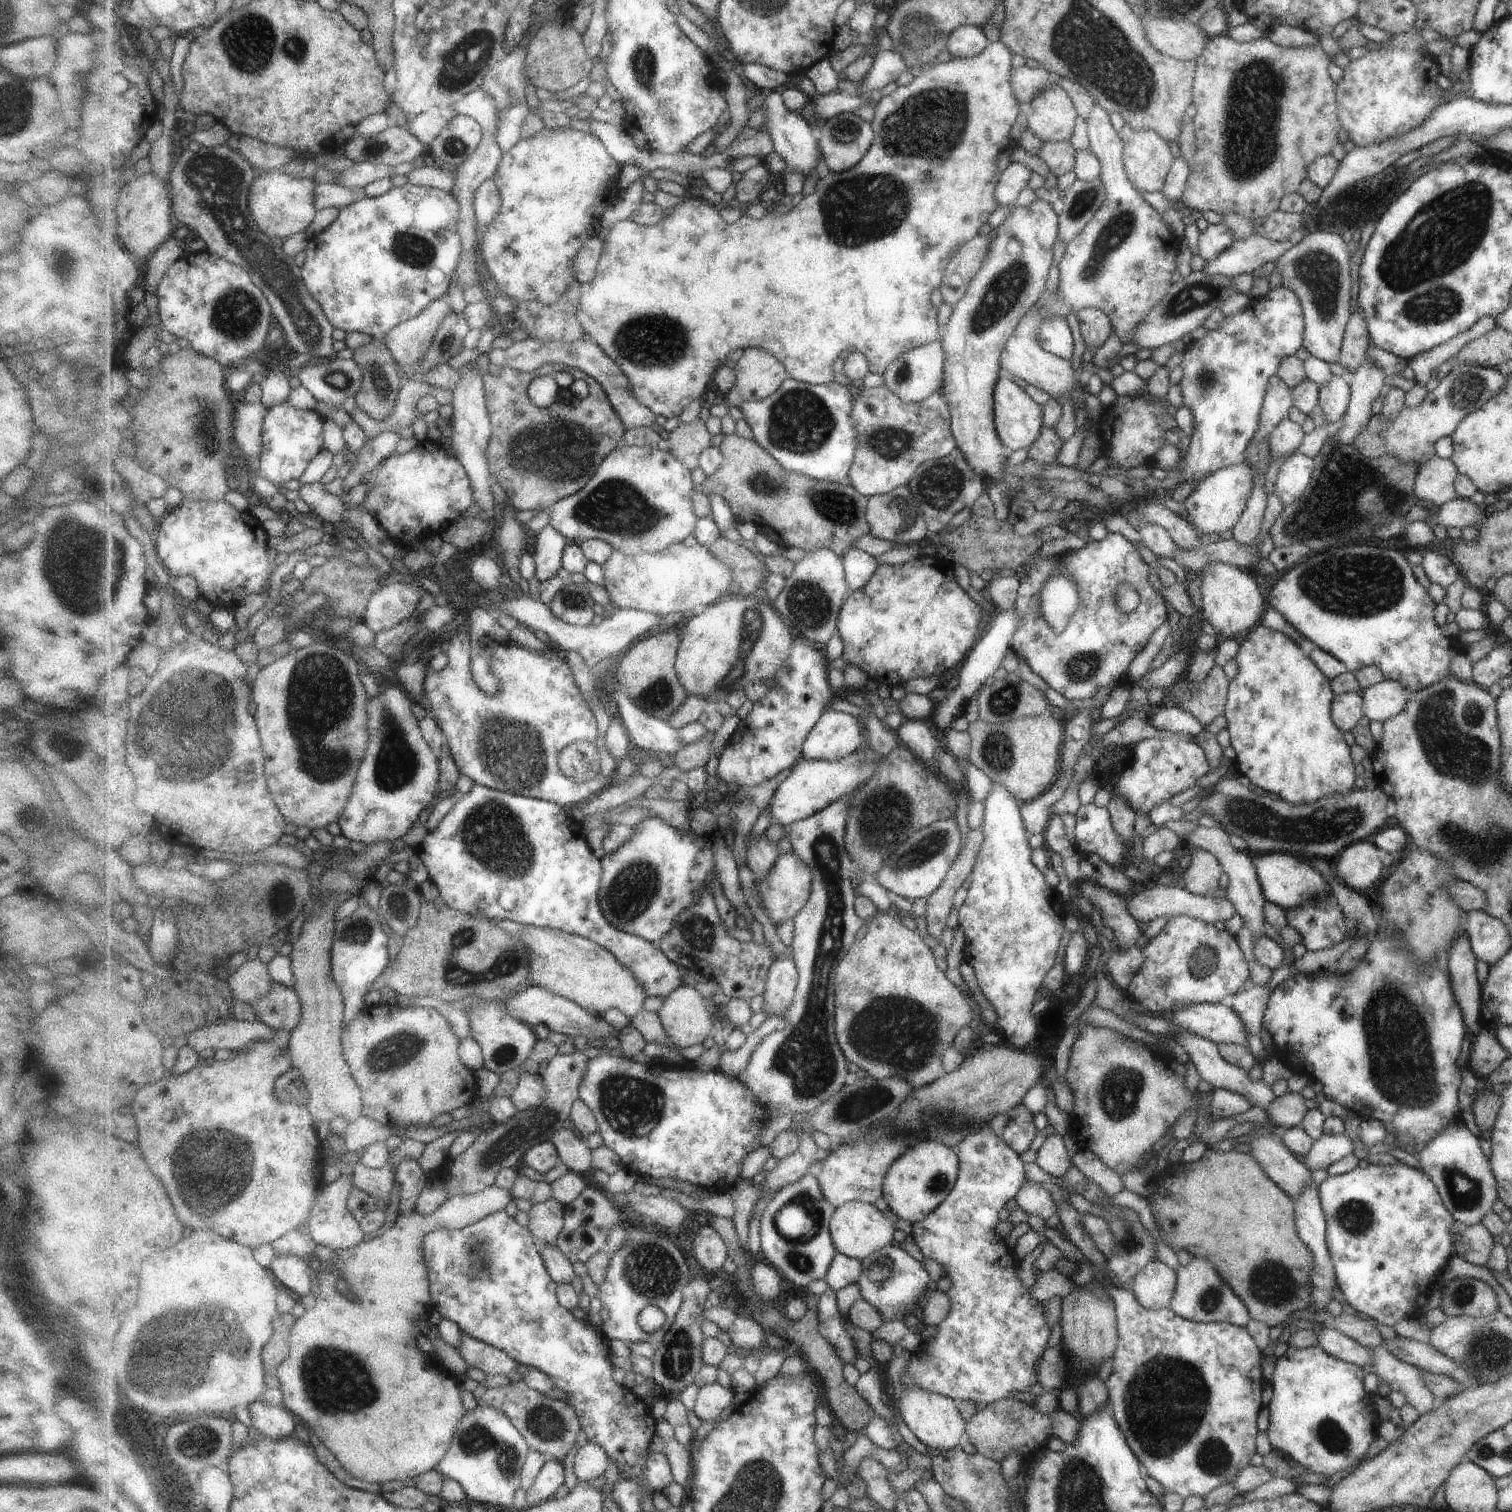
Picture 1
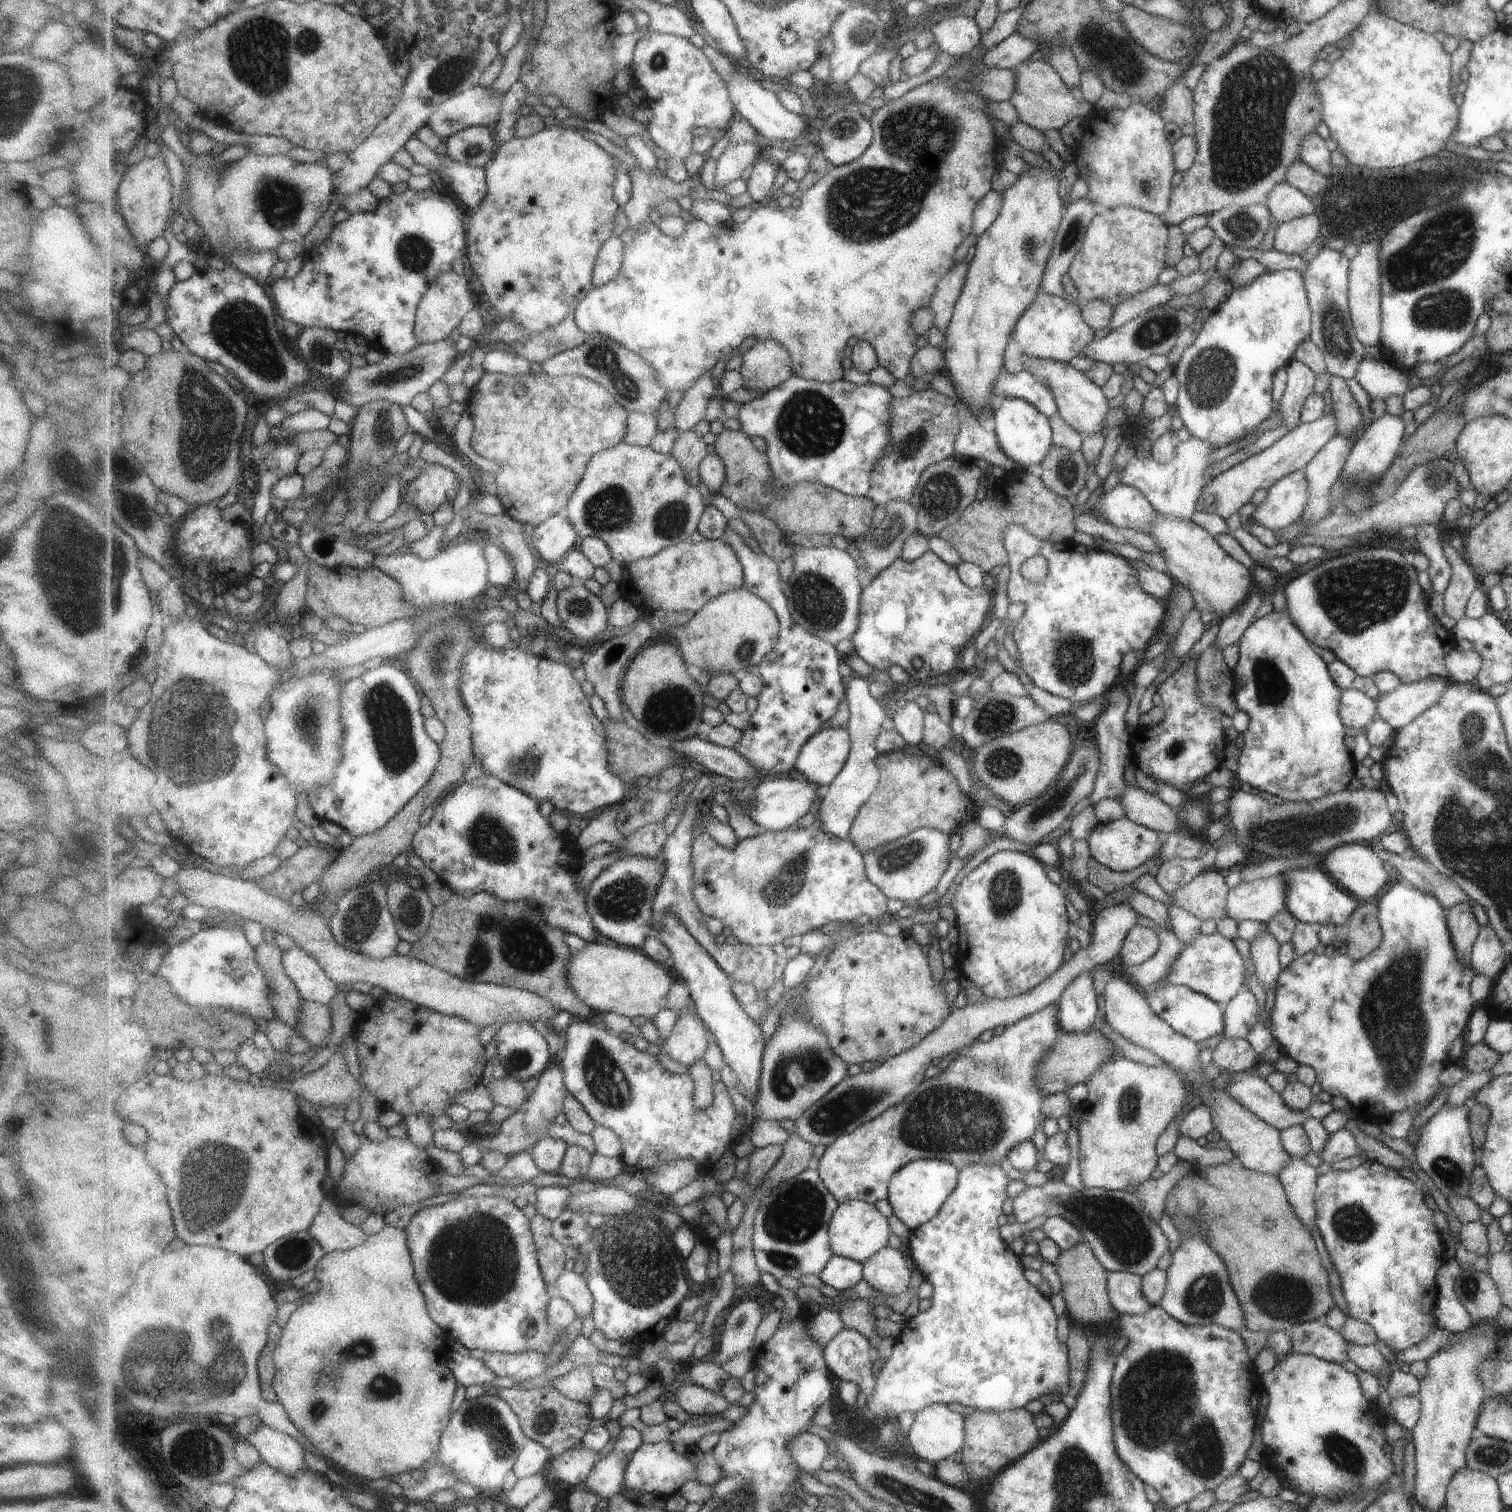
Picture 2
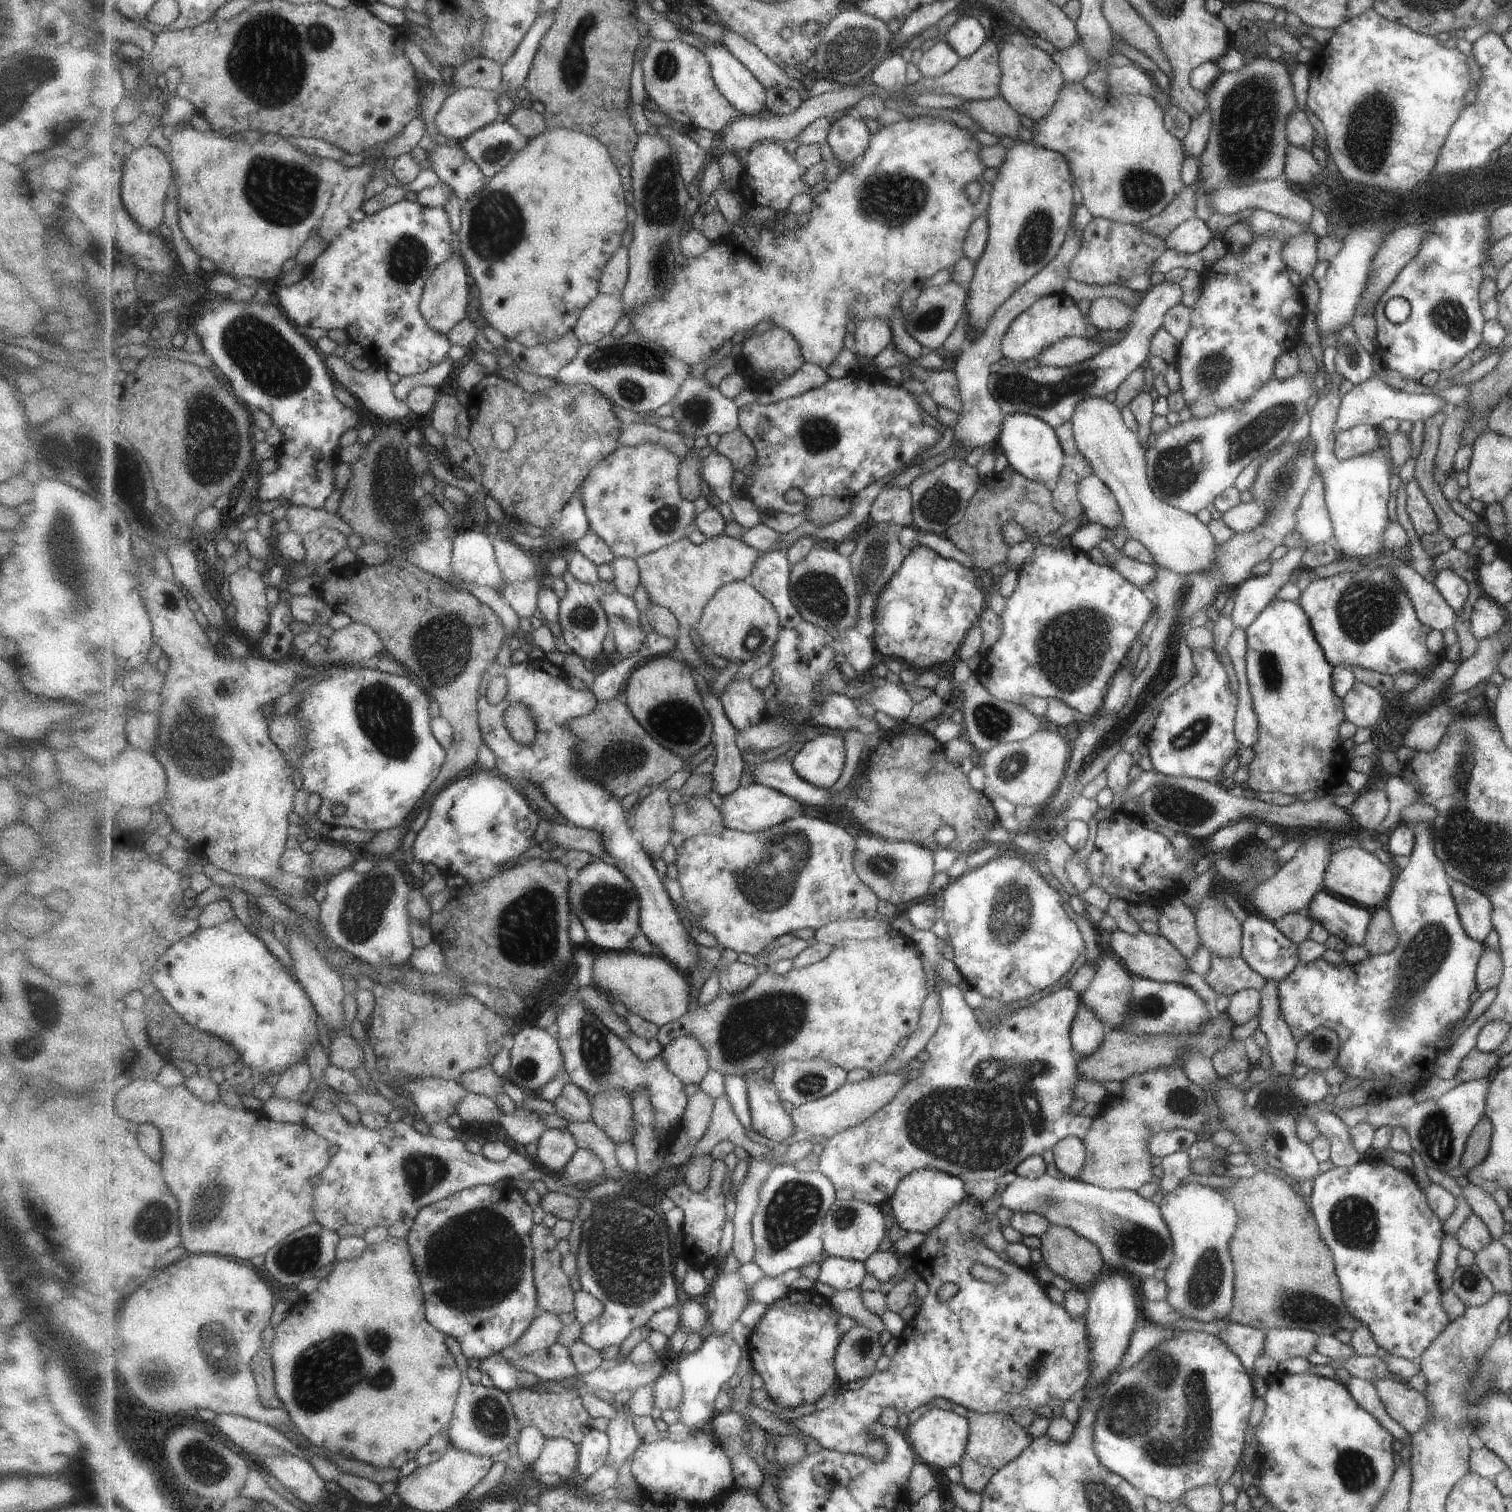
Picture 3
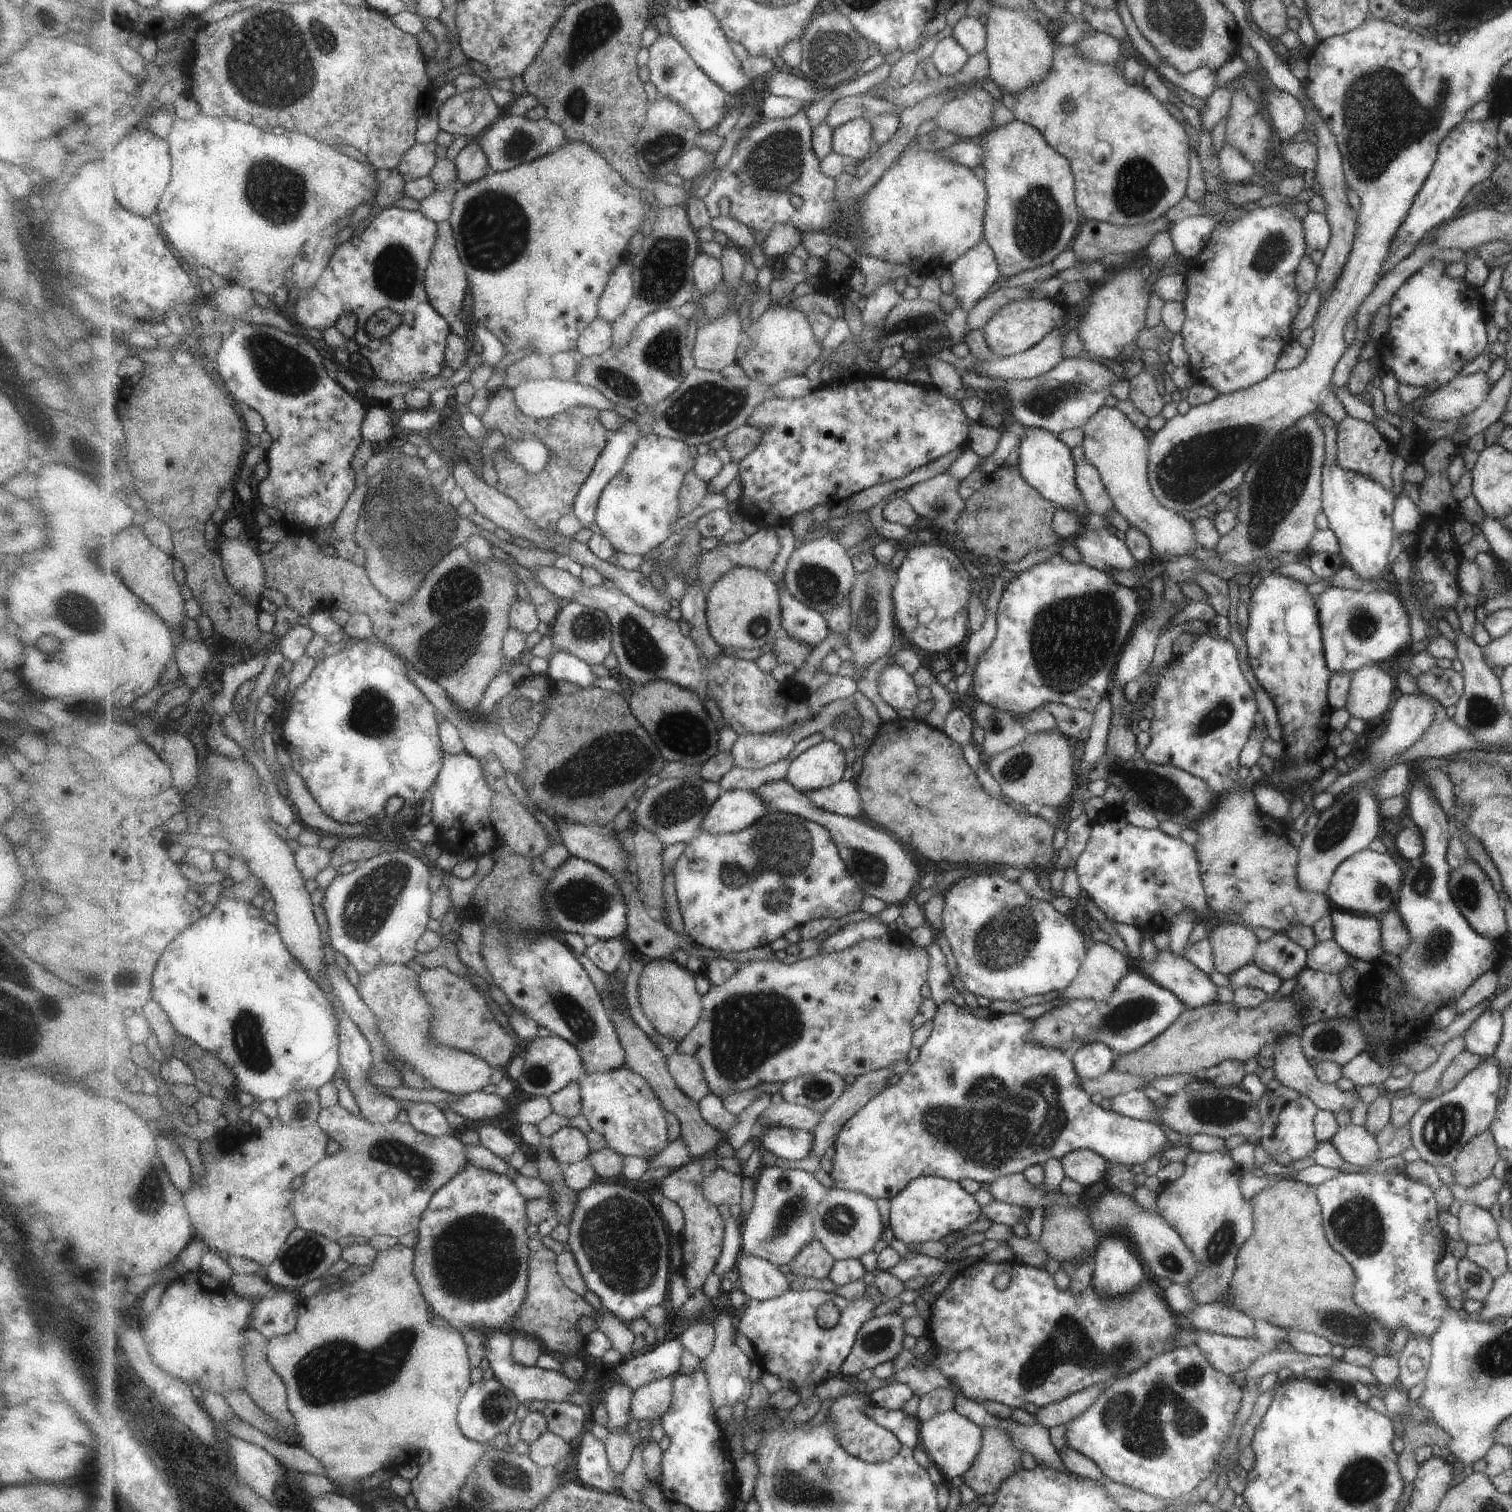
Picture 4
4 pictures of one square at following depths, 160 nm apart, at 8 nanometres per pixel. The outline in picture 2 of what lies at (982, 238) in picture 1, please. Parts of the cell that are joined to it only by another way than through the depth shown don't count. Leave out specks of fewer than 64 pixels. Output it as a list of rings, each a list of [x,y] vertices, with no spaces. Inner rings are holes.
[[[963,258],[955,263],[952,270],[937,284],[937,290],[931,299],[929,307],[934,314],[933,326],[944,334],[952,319],[957,301],[963,292],[970,262]]]

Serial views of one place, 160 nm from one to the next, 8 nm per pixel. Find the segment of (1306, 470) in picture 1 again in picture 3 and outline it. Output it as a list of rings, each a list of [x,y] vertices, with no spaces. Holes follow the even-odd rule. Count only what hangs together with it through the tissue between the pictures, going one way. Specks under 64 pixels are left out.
[[[1257,502],[1240,503],[1225,512],[1219,518],[1225,526],[1231,528],[1235,534],[1245,533],[1251,528],[1256,528],[1265,520],[1265,506]]]

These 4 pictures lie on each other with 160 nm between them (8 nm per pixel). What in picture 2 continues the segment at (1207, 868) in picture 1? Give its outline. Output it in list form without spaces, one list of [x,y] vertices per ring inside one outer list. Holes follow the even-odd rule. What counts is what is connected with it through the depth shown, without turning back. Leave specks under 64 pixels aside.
[[[1217,869],[1201,871],[1193,877],[1185,886],[1173,892],[1170,899],[1172,905],[1185,910],[1203,920],[1218,922],[1224,918],[1224,900],[1228,893],[1228,886],[1223,881],[1224,872]]]

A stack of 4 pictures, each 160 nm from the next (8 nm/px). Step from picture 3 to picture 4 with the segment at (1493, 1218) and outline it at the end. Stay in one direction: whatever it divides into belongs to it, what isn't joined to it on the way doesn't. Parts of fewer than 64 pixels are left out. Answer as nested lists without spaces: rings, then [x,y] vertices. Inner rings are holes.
[[[1489,1175],[1473,1187],[1462,1187],[1455,1183],[1445,1186],[1451,1191],[1453,1199],[1460,1203],[1473,1203],[1479,1208],[1489,1210],[1491,1204],[1498,1198],[1498,1190],[1503,1186],[1503,1183]]]

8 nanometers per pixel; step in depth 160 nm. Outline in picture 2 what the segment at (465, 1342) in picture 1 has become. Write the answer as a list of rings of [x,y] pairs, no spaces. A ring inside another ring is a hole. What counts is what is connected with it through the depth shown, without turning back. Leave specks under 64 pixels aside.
[[[536,1350],[522,1353],[483,1353],[480,1359],[496,1376],[506,1376],[516,1382],[543,1378],[543,1372],[548,1367],[545,1353]]]

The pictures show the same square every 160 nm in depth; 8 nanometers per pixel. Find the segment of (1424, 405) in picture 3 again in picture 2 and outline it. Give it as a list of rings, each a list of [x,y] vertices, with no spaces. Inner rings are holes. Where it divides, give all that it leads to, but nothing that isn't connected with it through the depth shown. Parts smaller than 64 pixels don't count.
[[[1332,412],[1321,415],[1318,419],[1308,423],[1299,423],[1292,428],[1279,440],[1272,443],[1269,447],[1245,458],[1242,462],[1231,466],[1212,478],[1210,483],[1205,484],[1201,489],[1200,497],[1197,497],[1194,510],[1207,512],[1207,514],[1217,514],[1219,518],[1227,520],[1241,506],[1245,506],[1253,492],[1260,488],[1269,488],[1273,482],[1291,471],[1301,469],[1307,464],[1308,460],[1335,434],[1336,428]]]

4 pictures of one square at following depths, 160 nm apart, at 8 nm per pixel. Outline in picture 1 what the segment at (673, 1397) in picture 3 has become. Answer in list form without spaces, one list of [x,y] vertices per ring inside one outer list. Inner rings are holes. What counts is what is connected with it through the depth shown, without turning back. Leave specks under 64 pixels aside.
[[[718,1383],[699,1389],[693,1409],[696,1416],[703,1421],[717,1422],[725,1408],[734,1402],[734,1391],[731,1388],[723,1388]]]

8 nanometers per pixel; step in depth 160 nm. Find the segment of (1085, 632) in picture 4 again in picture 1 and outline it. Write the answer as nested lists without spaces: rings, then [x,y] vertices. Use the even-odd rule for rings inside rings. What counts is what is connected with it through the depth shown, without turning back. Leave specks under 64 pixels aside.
[[[1119,533],[1107,534],[1099,541],[1089,540],[1080,550],[1066,552],[1058,556],[1039,558],[1027,578],[1018,584],[1013,603],[1013,610],[1018,616],[1017,630],[1014,630],[1010,638],[1010,649],[1021,658],[1027,668],[1047,682],[1049,688],[1059,692],[1067,700],[1091,700],[1101,686],[1110,686],[1123,678],[1123,672],[1127,672],[1129,662],[1135,658],[1153,631],[1163,624],[1167,616],[1167,608],[1162,596],[1149,584],[1147,580],[1147,564],[1141,559],[1134,544],[1125,540]],[[1061,573],[1067,575],[1076,586],[1078,603],[1075,610],[1068,616],[1065,628],[1056,634],[1052,631],[1051,624],[1043,618],[1039,608],[1039,592],[1043,590],[1043,584],[1048,582],[1053,575]],[[1120,584],[1126,584],[1138,594],[1138,603],[1128,613],[1121,612],[1115,604],[1115,591]]]

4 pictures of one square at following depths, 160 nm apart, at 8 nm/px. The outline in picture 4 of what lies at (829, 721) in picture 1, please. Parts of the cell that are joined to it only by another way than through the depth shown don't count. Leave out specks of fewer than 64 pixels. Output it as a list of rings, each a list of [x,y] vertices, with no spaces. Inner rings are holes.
[[[829,736],[794,759],[784,778],[796,789],[807,792],[839,783],[845,766],[845,749]]]

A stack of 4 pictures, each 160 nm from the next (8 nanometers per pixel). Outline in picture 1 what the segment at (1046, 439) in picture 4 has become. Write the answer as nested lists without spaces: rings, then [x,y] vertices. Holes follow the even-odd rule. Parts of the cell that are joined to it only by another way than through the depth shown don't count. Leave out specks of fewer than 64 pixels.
[[[1003,372],[994,396],[996,429],[1009,451],[1029,446],[1043,428],[1042,405],[1037,404]]]

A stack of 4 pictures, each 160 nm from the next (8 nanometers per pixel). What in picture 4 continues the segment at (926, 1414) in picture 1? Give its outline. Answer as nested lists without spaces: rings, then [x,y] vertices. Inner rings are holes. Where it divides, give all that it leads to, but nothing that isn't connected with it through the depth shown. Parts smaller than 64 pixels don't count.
[[[954,1409],[936,1414],[932,1419],[922,1421],[920,1426],[920,1446],[927,1453],[931,1463],[940,1467],[947,1479],[959,1478],[973,1466],[983,1447],[984,1428]]]

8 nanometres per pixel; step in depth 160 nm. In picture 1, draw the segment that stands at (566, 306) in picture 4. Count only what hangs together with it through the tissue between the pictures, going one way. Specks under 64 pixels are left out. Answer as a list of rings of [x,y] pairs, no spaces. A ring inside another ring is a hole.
[[[569,126],[545,127],[535,136],[522,138],[504,153],[493,176],[502,196],[501,213],[493,224],[478,225],[477,228],[484,268],[497,283],[501,294],[511,297],[517,304],[535,299],[543,306],[552,307],[575,283],[579,283],[576,278],[578,256],[584,244],[597,233],[605,210],[620,198],[617,186],[620,167],[597,135]]]

